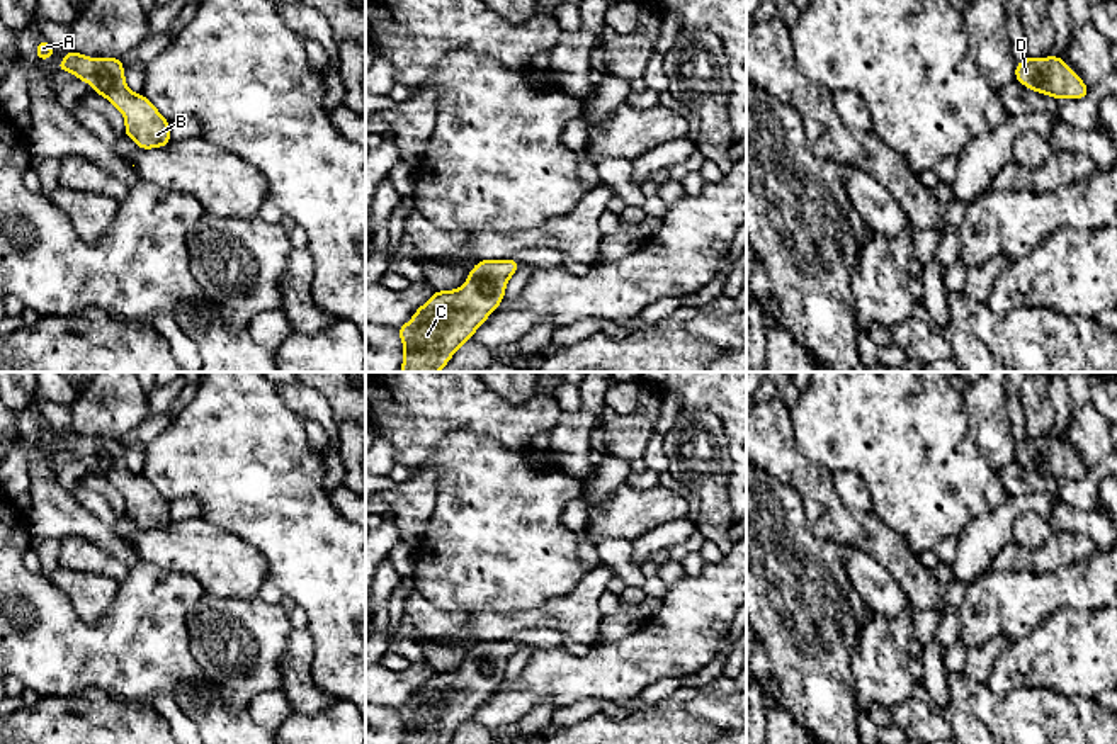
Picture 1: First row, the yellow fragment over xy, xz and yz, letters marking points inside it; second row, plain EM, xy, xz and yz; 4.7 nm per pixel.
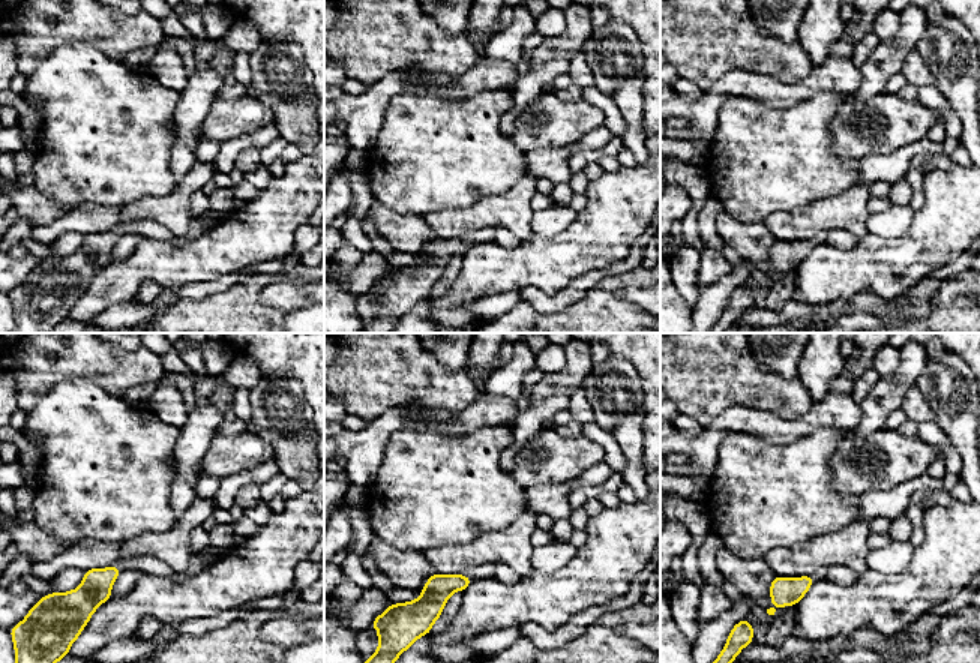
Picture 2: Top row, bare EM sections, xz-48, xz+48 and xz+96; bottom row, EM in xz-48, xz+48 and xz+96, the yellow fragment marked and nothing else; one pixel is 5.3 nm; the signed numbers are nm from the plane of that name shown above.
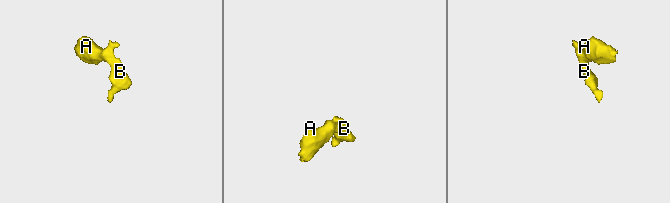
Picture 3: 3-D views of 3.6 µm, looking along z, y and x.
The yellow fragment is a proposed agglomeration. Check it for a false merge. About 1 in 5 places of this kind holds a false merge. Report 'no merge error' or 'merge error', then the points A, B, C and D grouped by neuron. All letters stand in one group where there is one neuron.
no merge error; A B C D

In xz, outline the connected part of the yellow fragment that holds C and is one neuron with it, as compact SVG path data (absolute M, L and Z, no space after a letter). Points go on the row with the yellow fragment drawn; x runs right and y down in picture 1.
M479 260L462 287L435 290L396 331L403 341L400 372L439 372L503 302L519 262Z

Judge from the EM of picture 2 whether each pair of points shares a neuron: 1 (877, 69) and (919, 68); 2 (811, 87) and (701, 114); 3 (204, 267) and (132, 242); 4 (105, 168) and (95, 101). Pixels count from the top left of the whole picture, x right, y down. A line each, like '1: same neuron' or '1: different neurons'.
1: different neurons
2: same neuron
3: different neurons
4: same neuron

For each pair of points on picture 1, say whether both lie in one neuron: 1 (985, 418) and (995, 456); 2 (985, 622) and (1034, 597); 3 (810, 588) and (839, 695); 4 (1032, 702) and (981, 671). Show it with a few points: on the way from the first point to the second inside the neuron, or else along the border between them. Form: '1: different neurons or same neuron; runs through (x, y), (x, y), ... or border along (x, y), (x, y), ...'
1: same neuron; runs through (990, 427), (995, 447)
2: same neuron; runs through (997, 615), (1022, 598)
3: same neuron; runs through (810, 615), (813, 668)
4: different neurons; border along (963, 671), (971, 678), (985, 682)

